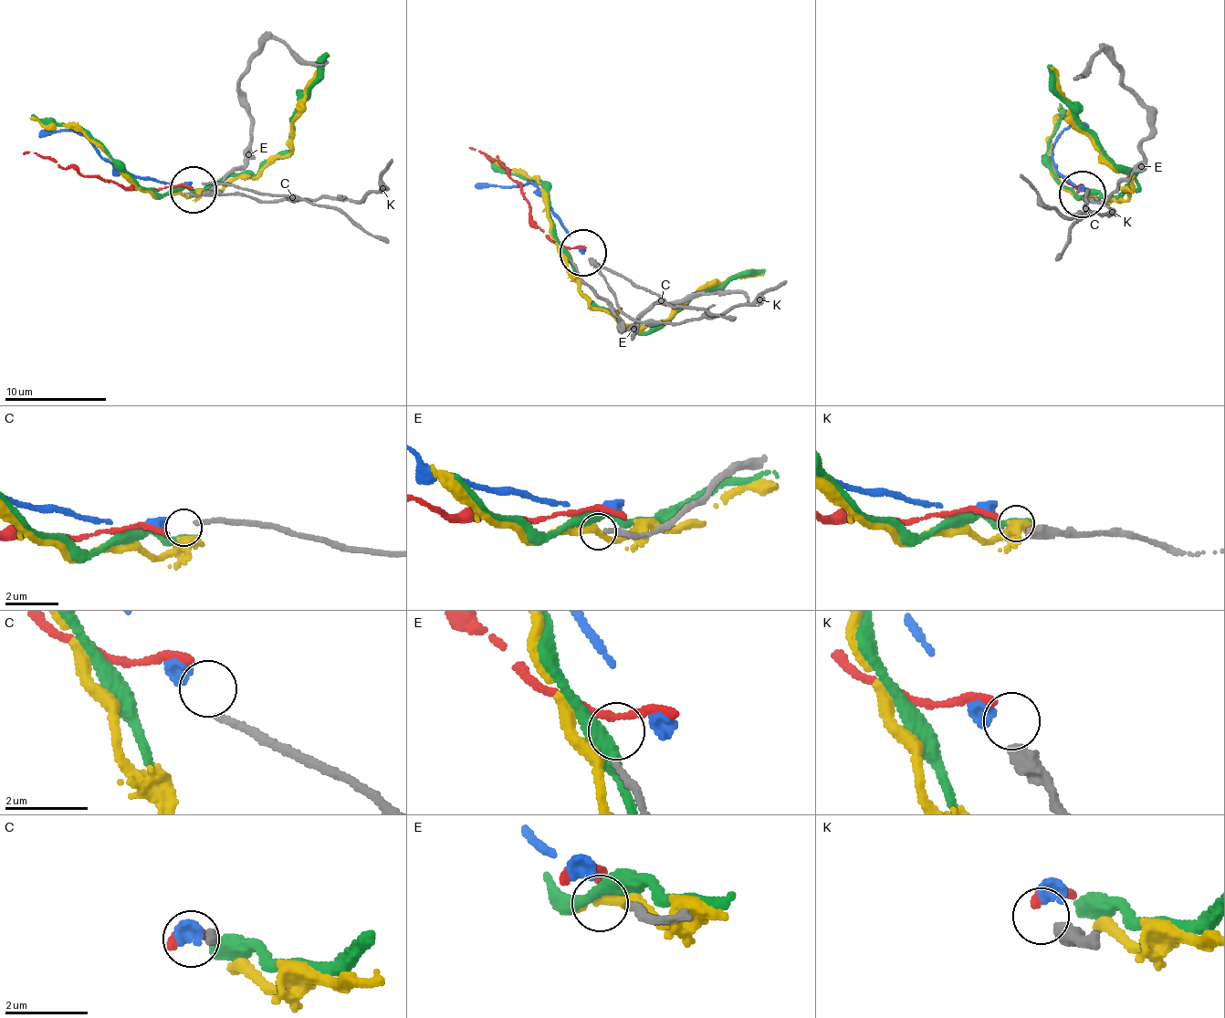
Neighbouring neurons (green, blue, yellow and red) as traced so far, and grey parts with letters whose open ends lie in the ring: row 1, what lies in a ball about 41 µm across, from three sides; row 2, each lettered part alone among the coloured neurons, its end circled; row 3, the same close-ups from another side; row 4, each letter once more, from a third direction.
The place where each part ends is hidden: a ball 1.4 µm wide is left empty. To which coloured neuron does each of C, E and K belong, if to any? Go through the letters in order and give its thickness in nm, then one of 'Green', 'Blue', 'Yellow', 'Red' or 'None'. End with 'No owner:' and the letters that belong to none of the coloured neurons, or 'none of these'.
C: Thickness 160 nm. Blue
E: Thickness 190 nm. None
K: Thickness 420 nm. Red
No owner: E

